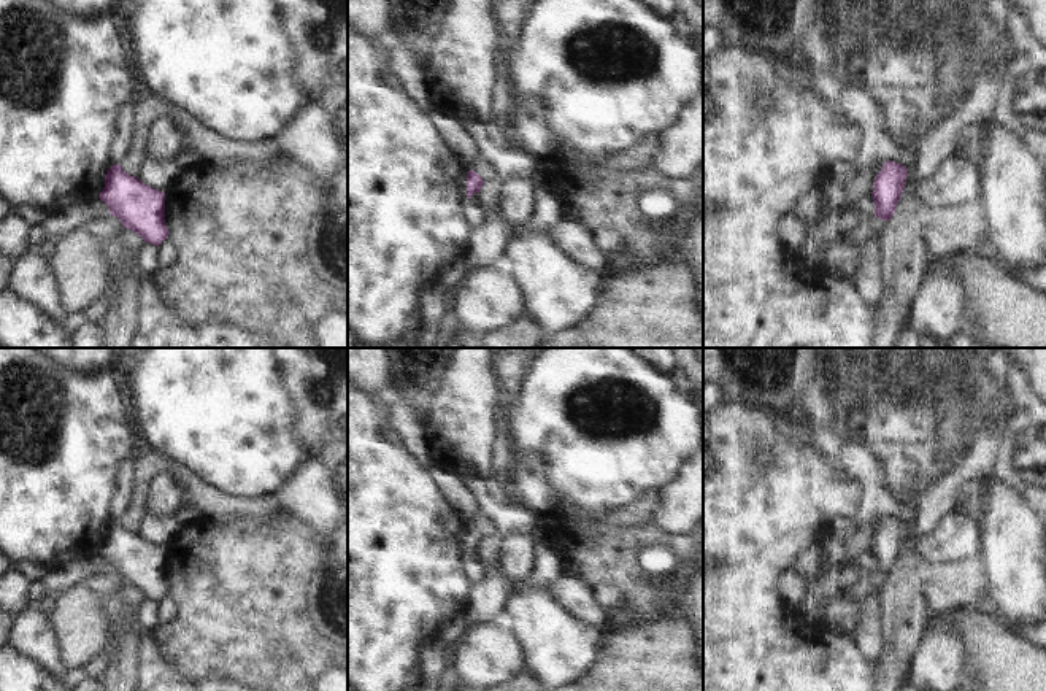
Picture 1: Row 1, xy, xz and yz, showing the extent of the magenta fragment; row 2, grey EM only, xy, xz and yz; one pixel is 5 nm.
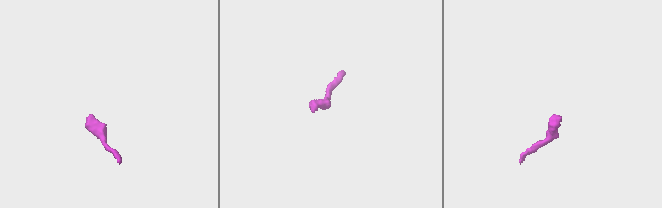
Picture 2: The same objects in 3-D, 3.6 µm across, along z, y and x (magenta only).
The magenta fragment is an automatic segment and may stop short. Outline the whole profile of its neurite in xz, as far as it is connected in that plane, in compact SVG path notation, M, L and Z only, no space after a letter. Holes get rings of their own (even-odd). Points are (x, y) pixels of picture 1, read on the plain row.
M467 527L467 534L463 535L463 548L467 550L467 580L473 585L479 583L484 573L481 556L473 553L475 548L481 546L483 539L483 534L476 527Z

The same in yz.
M984 430L975 438L975 448L968 451L968 461L954 473L946 475L925 497L909 523L894 516L884 518L873 539L875 572L889 577L906 542L916 543L930 534L940 519L956 510L956 494L967 481L983 481L997 464L997 456L1005 435L995 437Z

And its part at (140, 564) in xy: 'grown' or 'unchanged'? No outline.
unchanged

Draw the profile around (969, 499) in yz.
M978 480L967 481L956 494L956 510L967 518L981 523L984 516L984 488Z

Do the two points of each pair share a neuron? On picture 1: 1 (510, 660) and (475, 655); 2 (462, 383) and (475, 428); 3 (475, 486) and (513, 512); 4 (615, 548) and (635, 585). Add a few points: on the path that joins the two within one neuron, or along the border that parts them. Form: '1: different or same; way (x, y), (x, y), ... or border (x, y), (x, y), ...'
1: same; way (502, 658), (483, 655)
2: same; way (465, 394), (465, 416)
3: same; way (481, 496), (497, 512), (503, 512)
4: same; way (615, 558), (615, 564), (626, 575)

